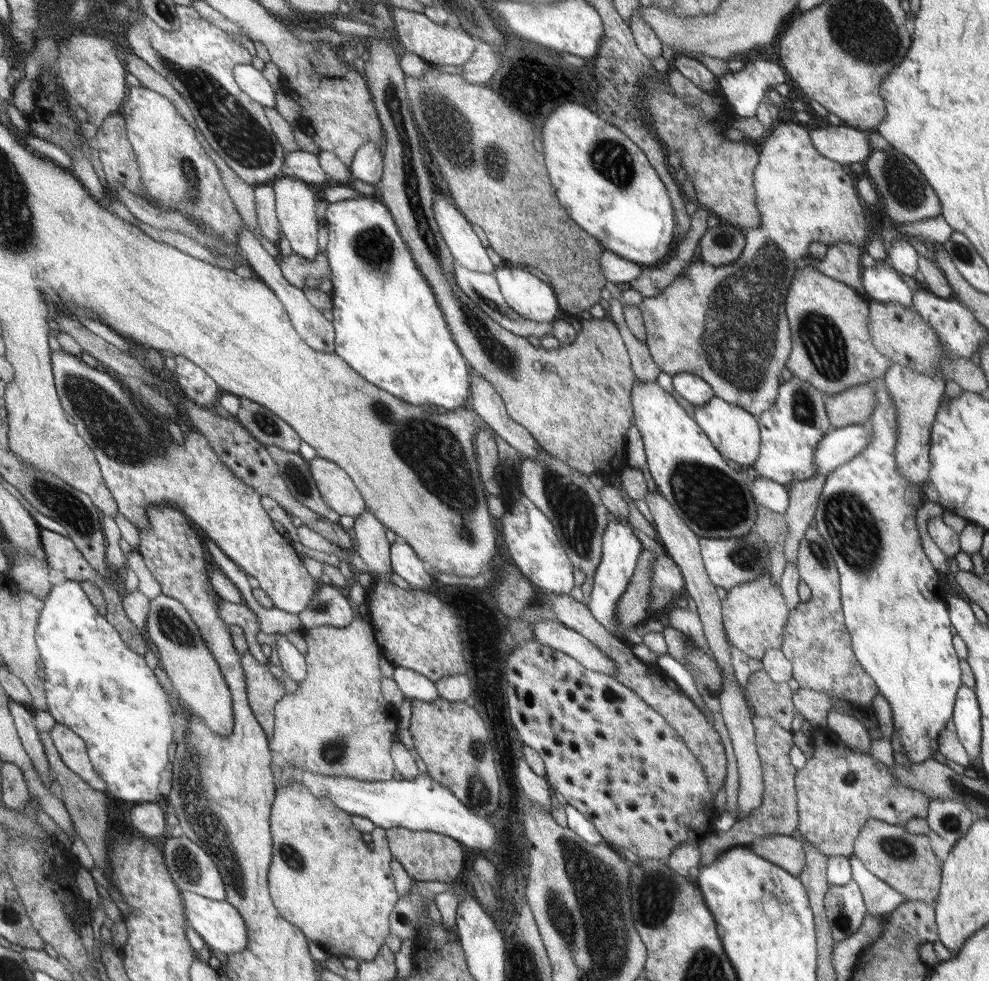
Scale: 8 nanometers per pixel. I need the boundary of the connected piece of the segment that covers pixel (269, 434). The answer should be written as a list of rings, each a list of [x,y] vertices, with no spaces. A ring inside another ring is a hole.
[[[238,397],[239,408],[232,416],[249,435],[262,445],[271,445],[287,452],[297,452],[299,438],[280,417],[263,405]]]

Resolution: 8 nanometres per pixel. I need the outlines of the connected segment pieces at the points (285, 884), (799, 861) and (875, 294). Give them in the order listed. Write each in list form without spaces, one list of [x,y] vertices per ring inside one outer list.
[[[293,782],[289,786],[277,787],[275,790],[277,795],[275,796],[275,802],[271,807],[270,813],[270,834],[273,838],[273,858],[269,868],[269,893],[270,900],[277,908],[279,916],[282,916],[286,921],[290,921],[292,925],[296,925],[303,931],[303,934],[317,942],[321,948],[330,955],[344,955],[350,959],[356,959],[359,962],[368,962],[375,958],[375,955],[379,952],[379,947],[383,944],[387,932],[389,932],[389,924],[387,924],[387,918],[389,918],[389,912],[393,911],[395,904],[397,903],[397,894],[395,894],[394,879],[387,870],[387,860],[385,860],[385,854],[381,856],[375,856],[375,852],[371,852],[365,842],[361,840],[361,834],[354,828],[353,821],[350,819],[351,814],[343,812],[342,809],[335,808],[329,801],[329,798],[319,798],[313,796],[307,787]]]
[[[770,835],[750,844],[749,850],[764,857],[771,864],[779,865],[791,876],[797,877],[805,866],[805,853],[794,836]]]
[[[886,260],[872,267],[864,267],[859,283],[866,296],[878,302],[897,302],[909,308],[913,304],[913,290],[906,284],[904,276]]]

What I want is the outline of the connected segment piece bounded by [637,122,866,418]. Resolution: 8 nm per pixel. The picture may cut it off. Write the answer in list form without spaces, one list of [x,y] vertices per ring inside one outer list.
[[[779,122],[779,124],[769,133],[768,137],[759,142],[759,164],[755,167],[754,187],[755,196],[757,197],[758,211],[761,213],[762,219],[757,228],[749,228],[744,231],[746,244],[742,248],[741,254],[733,263],[729,263],[725,267],[715,267],[701,260],[691,263],[682,273],[675,278],[673,283],[669,284],[662,292],[655,297],[642,298],[640,305],[637,307],[642,317],[642,324],[646,333],[646,348],[653,363],[659,368],[660,372],[673,376],[679,373],[693,373],[695,376],[702,377],[714,391],[714,396],[726,401],[727,404],[738,405],[739,408],[746,409],[754,417],[758,417],[763,411],[769,410],[777,399],[777,386],[779,386],[779,374],[785,366],[787,354],[790,354],[790,326],[787,326],[785,320],[786,302],[785,294],[789,294],[791,279],[794,278],[796,268],[799,262],[805,256],[809,256],[809,246],[811,243],[820,242],[827,246],[841,242],[850,242],[863,246],[866,241],[865,236],[865,220],[863,220],[863,212],[861,212],[861,201],[857,200],[855,190],[853,190],[853,182],[849,180],[849,176],[841,170],[841,166],[835,161],[827,160],[827,158],[819,155],[809,141],[809,132],[804,125],[797,122]]]

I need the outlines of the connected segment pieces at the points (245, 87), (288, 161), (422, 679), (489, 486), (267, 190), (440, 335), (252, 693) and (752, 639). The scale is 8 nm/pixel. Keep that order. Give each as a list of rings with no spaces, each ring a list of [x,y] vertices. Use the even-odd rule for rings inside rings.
[[[237,64],[232,68],[235,85],[239,91],[264,108],[273,108],[275,96],[273,88],[265,82],[262,72],[249,64]]]
[[[299,150],[286,151],[282,173],[296,176],[307,181],[307,184],[323,184],[329,181],[318,161],[318,155]]]
[[[394,667],[393,678],[404,698],[433,702],[439,696],[434,681],[409,668]]]
[[[483,424],[475,436],[475,452],[478,459],[479,476],[486,485],[487,492],[493,496],[499,494],[499,486],[493,480],[493,468],[497,466],[497,450],[491,438],[491,429]]]
[[[268,185],[255,187],[254,205],[260,234],[269,242],[277,244],[280,224],[277,224],[275,192],[273,187]]]
[[[355,198],[345,199],[334,203],[329,203],[326,209],[325,222],[328,224],[328,241],[326,244],[326,257],[330,263],[330,280],[333,284],[333,289],[330,292],[332,301],[332,326],[334,329],[334,354],[341,357],[351,369],[359,376],[370,381],[372,385],[383,389],[385,392],[391,393],[394,397],[398,397],[407,404],[435,404],[446,408],[447,411],[457,408],[465,402],[467,398],[467,364],[462,354],[459,354],[454,339],[451,337],[449,326],[445,326],[445,318],[442,312],[439,312],[434,297],[434,292],[429,286],[429,282],[424,276],[421,276],[421,271],[413,262],[413,256],[410,250],[405,248],[405,241],[401,240],[400,234],[397,234],[396,224],[393,224],[391,213],[387,212],[387,207],[384,204],[375,202],[372,198]]]
[[[247,652],[240,655],[242,669],[246,677],[246,697],[250,708],[259,721],[259,726],[267,736],[274,734],[273,706],[285,694],[283,686],[261,666],[254,656]]]
[[[765,572],[756,580],[730,588],[725,598],[720,600],[726,637],[731,646],[753,660],[760,661],[767,650],[780,650],[789,609],[778,590],[770,581],[769,572]]]

